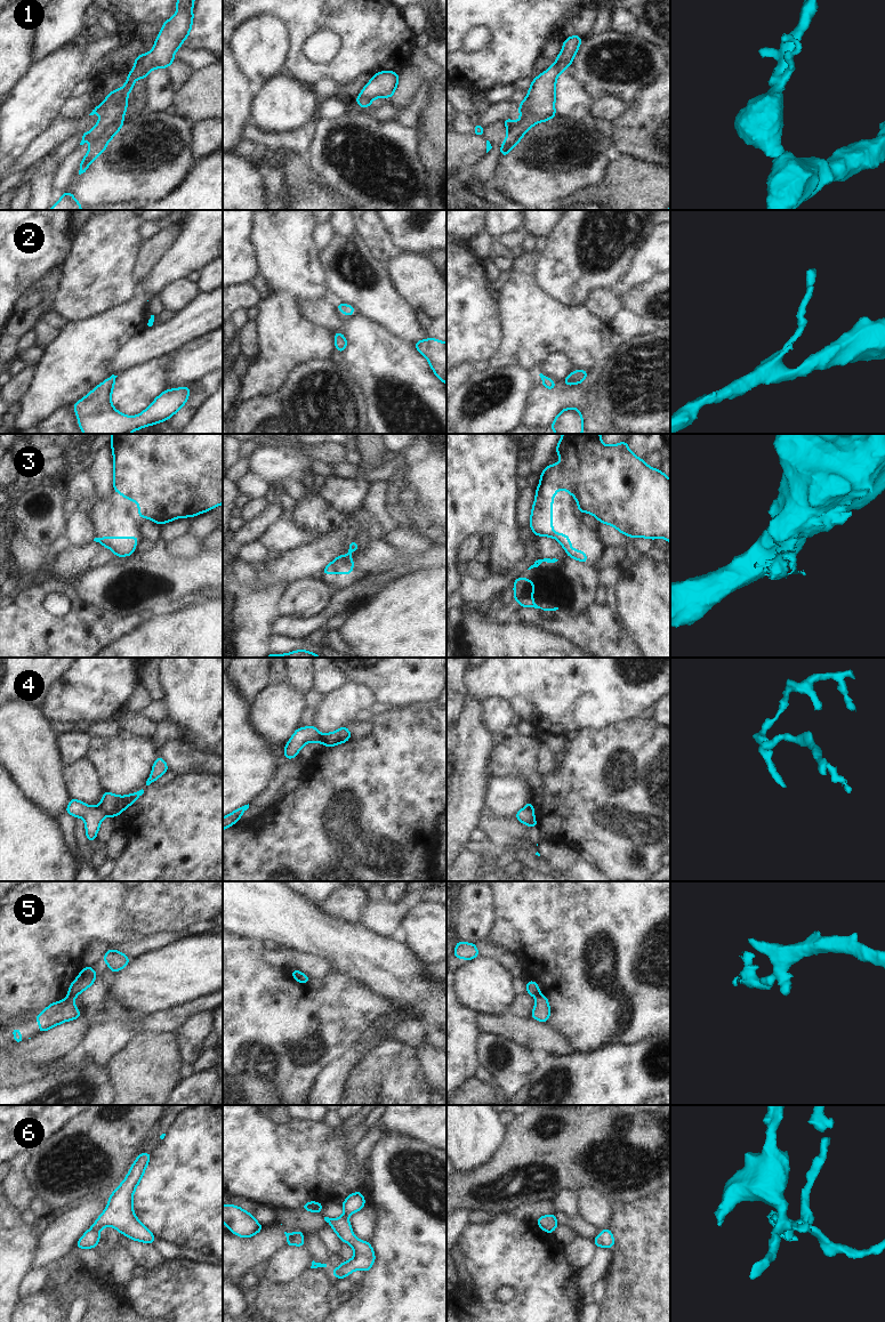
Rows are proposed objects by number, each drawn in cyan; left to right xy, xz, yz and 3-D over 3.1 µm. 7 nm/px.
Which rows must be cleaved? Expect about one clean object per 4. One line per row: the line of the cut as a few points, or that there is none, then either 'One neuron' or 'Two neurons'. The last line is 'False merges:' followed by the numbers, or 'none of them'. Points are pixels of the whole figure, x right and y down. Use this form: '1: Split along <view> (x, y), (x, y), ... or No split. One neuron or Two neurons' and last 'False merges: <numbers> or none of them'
1: Split along xy (145, 54), (142, 65), (134, 69). Two neurons
2: No split. One neuron
3: Split along xz (350, 556), (343, 558). Two neurons
4: No split. One neuron
5: Split along xy (69, 996), (74, 997). Two neurons
6: Split along xy (90, 1228), (97, 1232). Two neurons
False merges: 1, 3, 5, 6

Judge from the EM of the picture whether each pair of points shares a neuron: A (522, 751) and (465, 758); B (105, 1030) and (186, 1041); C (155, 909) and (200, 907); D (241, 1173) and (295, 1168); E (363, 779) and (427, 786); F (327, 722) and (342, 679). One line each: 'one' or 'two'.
A: two
B: two
C: one
D: one
E: one
F: two

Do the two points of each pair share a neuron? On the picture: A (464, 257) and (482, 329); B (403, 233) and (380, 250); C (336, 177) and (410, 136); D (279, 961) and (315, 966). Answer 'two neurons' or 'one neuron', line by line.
A: one neuron
B: two neurons
C: one neuron
D: one neuron

